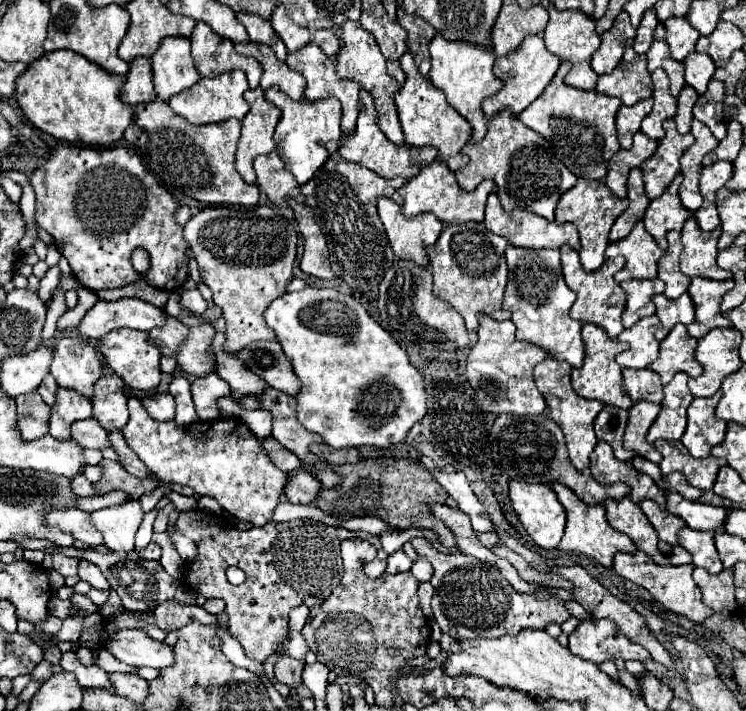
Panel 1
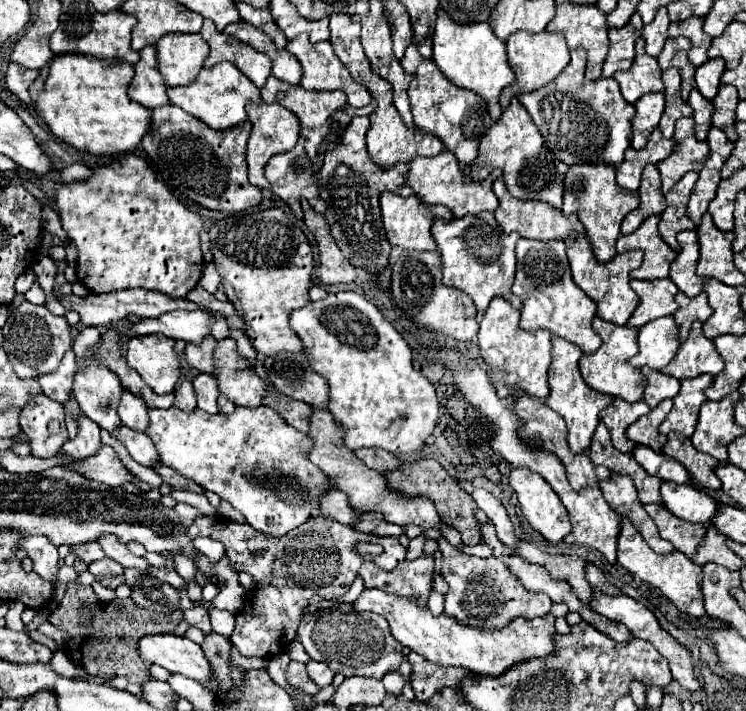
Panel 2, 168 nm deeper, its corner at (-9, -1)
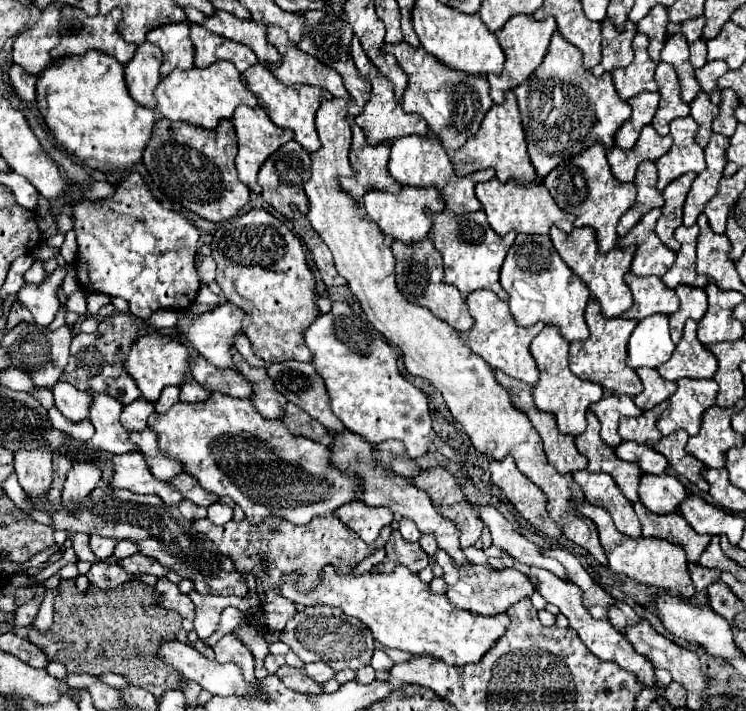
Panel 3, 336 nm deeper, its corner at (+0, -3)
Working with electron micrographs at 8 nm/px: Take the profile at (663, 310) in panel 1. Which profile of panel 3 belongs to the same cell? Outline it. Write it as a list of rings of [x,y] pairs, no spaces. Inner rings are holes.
[[[679,285],[675,289],[679,301],[681,301],[681,307],[677,313],[669,315],[669,325],[671,325],[671,339],[675,343],[679,343],[681,335],[683,335],[683,325],[687,319],[695,319],[699,321],[705,311],[707,311],[707,295],[703,289],[697,289],[697,287],[687,287],[687,285]]]

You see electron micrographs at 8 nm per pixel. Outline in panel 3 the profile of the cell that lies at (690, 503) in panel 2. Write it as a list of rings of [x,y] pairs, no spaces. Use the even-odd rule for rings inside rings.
[[[643,475],[639,485],[639,501],[657,515],[679,513],[687,491],[683,483],[673,475]]]

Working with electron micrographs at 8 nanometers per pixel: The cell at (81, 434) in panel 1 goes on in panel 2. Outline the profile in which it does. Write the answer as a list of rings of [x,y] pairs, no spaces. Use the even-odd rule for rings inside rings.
[[[120,427],[112,435],[126,445],[132,459],[138,461],[140,465],[146,465],[146,467],[154,469],[160,463],[158,451],[156,451],[156,447],[154,447],[154,443],[152,443],[152,439],[148,435],[144,435],[140,431],[134,431],[130,427]]]

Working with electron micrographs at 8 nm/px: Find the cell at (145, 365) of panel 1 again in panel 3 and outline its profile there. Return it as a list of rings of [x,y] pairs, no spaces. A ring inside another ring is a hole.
[[[159,333],[141,335],[125,359],[125,371],[135,379],[143,397],[155,403],[167,385],[181,385],[187,371],[187,347],[181,341],[165,341]]]

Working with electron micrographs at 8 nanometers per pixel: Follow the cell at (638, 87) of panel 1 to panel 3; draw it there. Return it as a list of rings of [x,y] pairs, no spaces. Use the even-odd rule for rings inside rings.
[[[637,33],[633,39],[633,51],[635,51],[633,63],[629,67],[613,71],[615,89],[623,101],[643,93],[643,91],[657,91],[657,83],[653,79],[657,63],[649,59],[647,45],[649,45],[649,39],[641,33]]]

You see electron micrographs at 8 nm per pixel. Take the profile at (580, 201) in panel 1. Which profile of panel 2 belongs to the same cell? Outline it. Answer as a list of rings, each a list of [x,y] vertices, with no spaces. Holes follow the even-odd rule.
[[[582,163],[582,165],[568,167],[568,173],[564,179],[562,211],[566,215],[570,213],[578,215],[598,261],[606,263],[616,255],[616,239],[620,235],[620,223],[634,207],[638,207],[638,203],[640,203],[638,191],[632,193],[618,187],[616,167],[610,167],[610,163],[586,163],[586,165]]]

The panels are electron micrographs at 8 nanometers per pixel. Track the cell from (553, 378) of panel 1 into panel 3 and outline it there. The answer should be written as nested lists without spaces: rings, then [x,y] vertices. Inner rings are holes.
[[[547,325],[531,341],[531,353],[533,353],[539,373],[541,373],[537,387],[533,387],[533,397],[535,397],[537,409],[555,415],[559,433],[573,435],[573,437],[581,435],[587,427],[587,421],[585,421],[587,409],[591,403],[595,403],[603,397],[603,387],[597,383],[591,383],[591,381],[583,381],[571,373],[569,363],[567,363],[569,341],[565,341],[561,335],[557,335],[557,327],[553,327],[553,325]]]

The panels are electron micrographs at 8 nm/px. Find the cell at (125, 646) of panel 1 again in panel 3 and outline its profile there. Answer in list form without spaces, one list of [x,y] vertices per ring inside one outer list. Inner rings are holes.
[[[165,641],[159,649],[159,659],[179,671],[185,679],[197,681],[205,691],[213,695],[253,695],[257,689],[243,679],[237,665],[221,665],[217,661],[209,661],[191,645],[179,641]]]

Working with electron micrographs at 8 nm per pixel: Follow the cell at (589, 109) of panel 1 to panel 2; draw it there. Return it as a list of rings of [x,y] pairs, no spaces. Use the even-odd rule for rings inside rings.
[[[574,49],[568,67],[550,85],[540,87],[534,93],[526,93],[520,103],[530,113],[548,149],[566,165],[576,163],[612,163],[620,165],[624,151],[630,147],[632,117],[636,107],[622,99],[616,79],[586,81],[584,77],[586,51]]]

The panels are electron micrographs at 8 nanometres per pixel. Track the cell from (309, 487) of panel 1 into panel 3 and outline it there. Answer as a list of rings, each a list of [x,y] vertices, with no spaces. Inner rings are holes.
[[[349,501],[335,509],[335,517],[343,521],[351,531],[355,531],[365,543],[373,543],[381,529],[391,525],[393,513],[385,507],[367,507],[365,503]]]

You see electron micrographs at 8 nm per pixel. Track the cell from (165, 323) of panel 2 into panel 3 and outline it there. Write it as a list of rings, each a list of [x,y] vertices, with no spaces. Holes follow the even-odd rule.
[[[223,303],[215,311],[209,311],[203,315],[191,315],[187,309],[177,311],[175,329],[179,331],[179,337],[187,345],[191,345],[201,357],[205,357],[209,363],[213,363],[217,367],[235,367],[231,361],[229,349],[233,345],[233,337],[237,333],[241,333],[241,321],[243,321],[243,311],[231,303]]]

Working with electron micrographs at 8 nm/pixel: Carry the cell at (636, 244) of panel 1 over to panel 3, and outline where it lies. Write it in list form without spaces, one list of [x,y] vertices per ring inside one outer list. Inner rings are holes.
[[[661,209],[649,211],[625,237],[617,239],[619,247],[637,247],[631,263],[631,273],[635,273],[637,277],[663,277],[667,269],[675,263],[675,253],[667,249],[655,235],[655,221],[659,219],[659,215]]]

